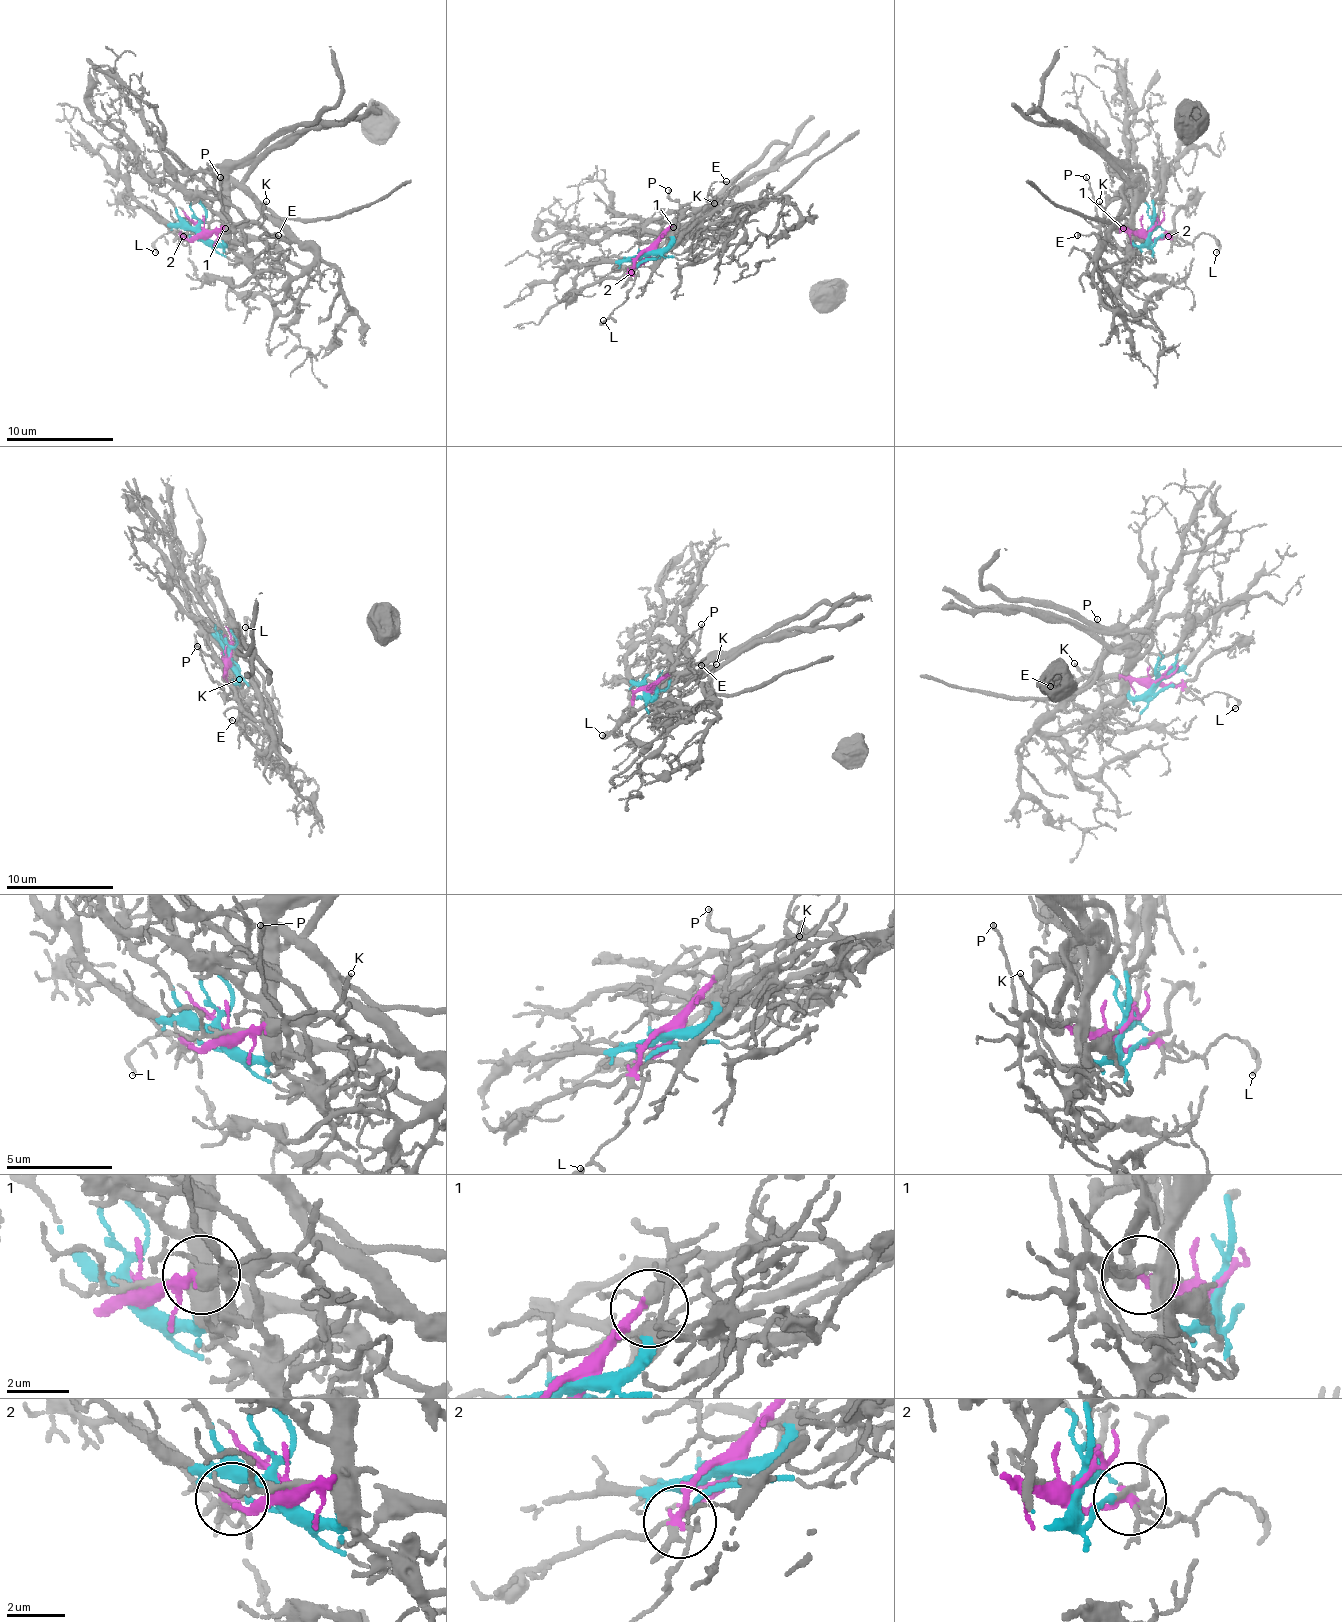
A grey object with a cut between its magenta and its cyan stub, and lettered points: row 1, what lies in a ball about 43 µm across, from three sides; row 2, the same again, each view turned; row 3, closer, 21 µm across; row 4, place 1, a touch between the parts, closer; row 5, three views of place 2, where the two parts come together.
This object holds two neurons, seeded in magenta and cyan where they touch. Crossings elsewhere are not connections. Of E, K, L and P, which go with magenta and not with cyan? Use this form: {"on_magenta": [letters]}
{"on_magenta": ["E", "L"]}

